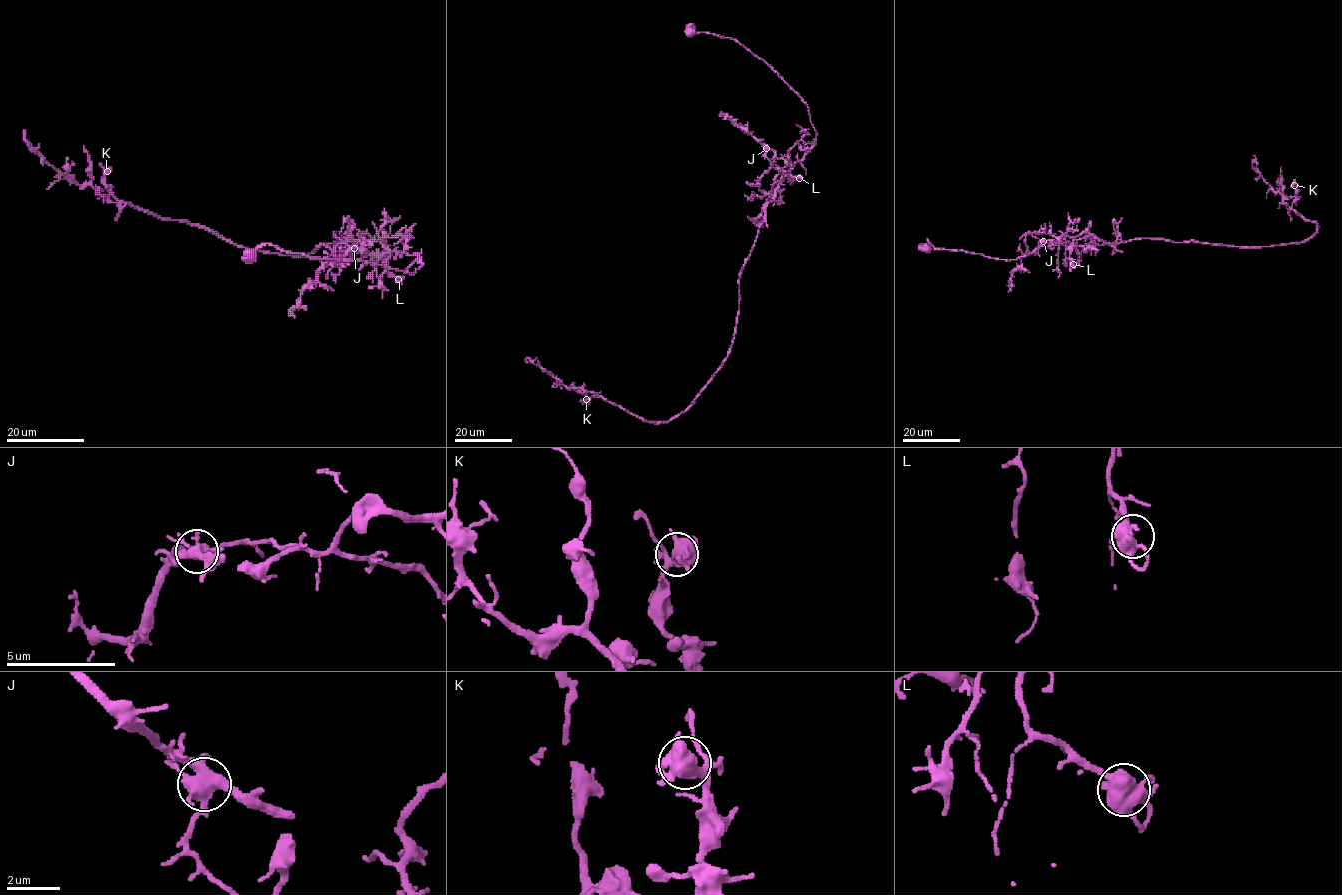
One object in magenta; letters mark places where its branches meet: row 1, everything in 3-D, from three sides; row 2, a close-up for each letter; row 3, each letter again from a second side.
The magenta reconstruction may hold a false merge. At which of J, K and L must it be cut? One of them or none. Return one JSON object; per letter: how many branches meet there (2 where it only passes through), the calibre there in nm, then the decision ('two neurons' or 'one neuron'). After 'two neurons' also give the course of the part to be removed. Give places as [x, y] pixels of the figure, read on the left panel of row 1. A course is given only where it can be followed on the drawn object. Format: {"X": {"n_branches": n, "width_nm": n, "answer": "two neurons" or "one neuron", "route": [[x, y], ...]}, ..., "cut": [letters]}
{"J": {"n_branches": 4, "width_nm": 500, "answer": "two neurons", "route": [[353, 248], [341, 262], [325, 264], [321, 268], [315, 281], [301, 294], [301, 302], [291, 313], [294, 317]]}, "K": {"n_branches": 4, "width_nm": 480, "answer": "one neuron"}, "L": {"n_branches": 4, "width_nm": 550, "answer": "one neuron"}, "cut": ["J"]}

